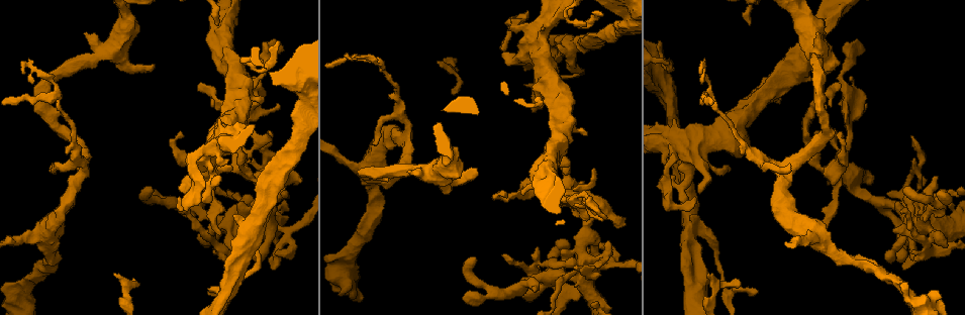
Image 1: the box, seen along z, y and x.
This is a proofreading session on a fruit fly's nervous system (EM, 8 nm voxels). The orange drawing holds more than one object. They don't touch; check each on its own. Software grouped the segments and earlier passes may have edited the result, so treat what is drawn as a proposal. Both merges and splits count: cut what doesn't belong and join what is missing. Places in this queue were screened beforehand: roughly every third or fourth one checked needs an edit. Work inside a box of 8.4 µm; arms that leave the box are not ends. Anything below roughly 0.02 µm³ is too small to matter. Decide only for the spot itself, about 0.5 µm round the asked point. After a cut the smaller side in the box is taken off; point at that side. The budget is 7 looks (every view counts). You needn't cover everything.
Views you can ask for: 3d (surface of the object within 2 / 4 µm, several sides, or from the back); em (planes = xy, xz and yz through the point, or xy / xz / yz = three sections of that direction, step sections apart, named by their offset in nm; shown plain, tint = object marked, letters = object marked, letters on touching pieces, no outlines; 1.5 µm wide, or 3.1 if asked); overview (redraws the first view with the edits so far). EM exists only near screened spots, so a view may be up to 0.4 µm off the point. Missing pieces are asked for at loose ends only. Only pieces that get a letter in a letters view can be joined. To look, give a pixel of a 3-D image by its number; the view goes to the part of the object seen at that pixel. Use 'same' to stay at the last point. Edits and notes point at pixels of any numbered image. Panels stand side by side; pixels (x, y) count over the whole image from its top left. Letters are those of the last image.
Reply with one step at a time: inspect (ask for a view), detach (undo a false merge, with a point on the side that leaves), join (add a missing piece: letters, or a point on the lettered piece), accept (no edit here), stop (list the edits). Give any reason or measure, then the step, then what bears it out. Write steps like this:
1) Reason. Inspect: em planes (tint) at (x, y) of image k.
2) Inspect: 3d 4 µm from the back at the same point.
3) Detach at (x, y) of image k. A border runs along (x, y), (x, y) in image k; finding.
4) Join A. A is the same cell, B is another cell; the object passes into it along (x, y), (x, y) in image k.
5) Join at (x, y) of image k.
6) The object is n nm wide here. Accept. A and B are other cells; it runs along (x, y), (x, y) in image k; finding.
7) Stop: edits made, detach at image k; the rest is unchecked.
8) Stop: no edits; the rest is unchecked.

Branch stops here. Inspect: em planes (letters) at (378, 141) of image 1.

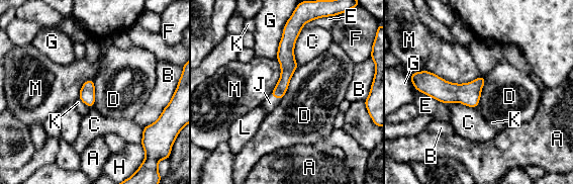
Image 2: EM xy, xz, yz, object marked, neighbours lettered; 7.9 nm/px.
Join J. J is the same cell, A, B, C, D, E, F, G, H, K, L and M are other cells; the object passes into it along (287, 68), (275, 96), (270, 103) in image 2; the cell continues.

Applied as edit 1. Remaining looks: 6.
Inspect: em yz step 4 (tint) at (59, 103) of image 1.

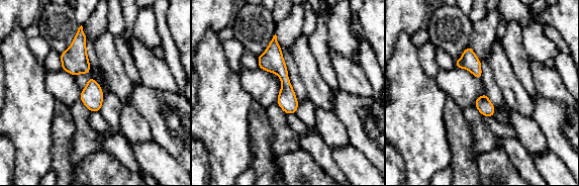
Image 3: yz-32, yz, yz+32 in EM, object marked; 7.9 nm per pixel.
See the neighbours. Inspect: em yz step 4 (letters) at the same point.

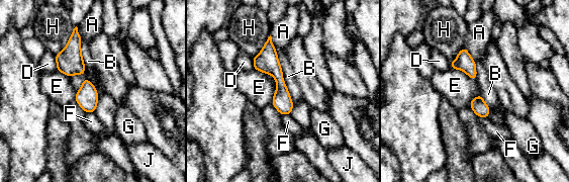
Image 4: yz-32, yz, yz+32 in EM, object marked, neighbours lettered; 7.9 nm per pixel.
Accept. A, B, D, E, F, G, H and J are other cells; a border runs along (254, 68), (274, 78), (272, 103) in image 4; one cell here.

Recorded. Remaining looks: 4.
Inspect: 3d 4 µm at (675, 121) of image 1.

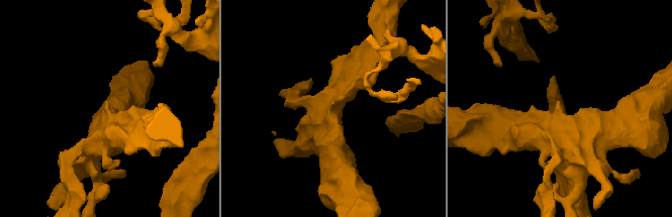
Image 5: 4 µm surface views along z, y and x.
Need the tissue. Inspect: em planes (letters) at (107, 105) of image 5.

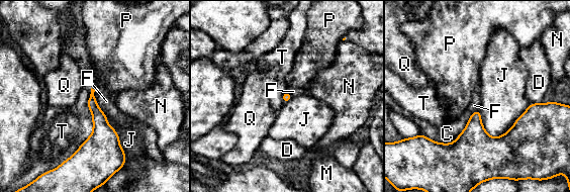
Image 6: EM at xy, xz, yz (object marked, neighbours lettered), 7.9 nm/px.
Accept. C, D, F, J, M, N, P, Q and T are other cells; it runs along (540, 106), (502, 146), (447, 146) in image 6; no lettered piece goes on from it.

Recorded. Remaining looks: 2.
Stop: edits made, join at image 2; the rest is unchecked.

